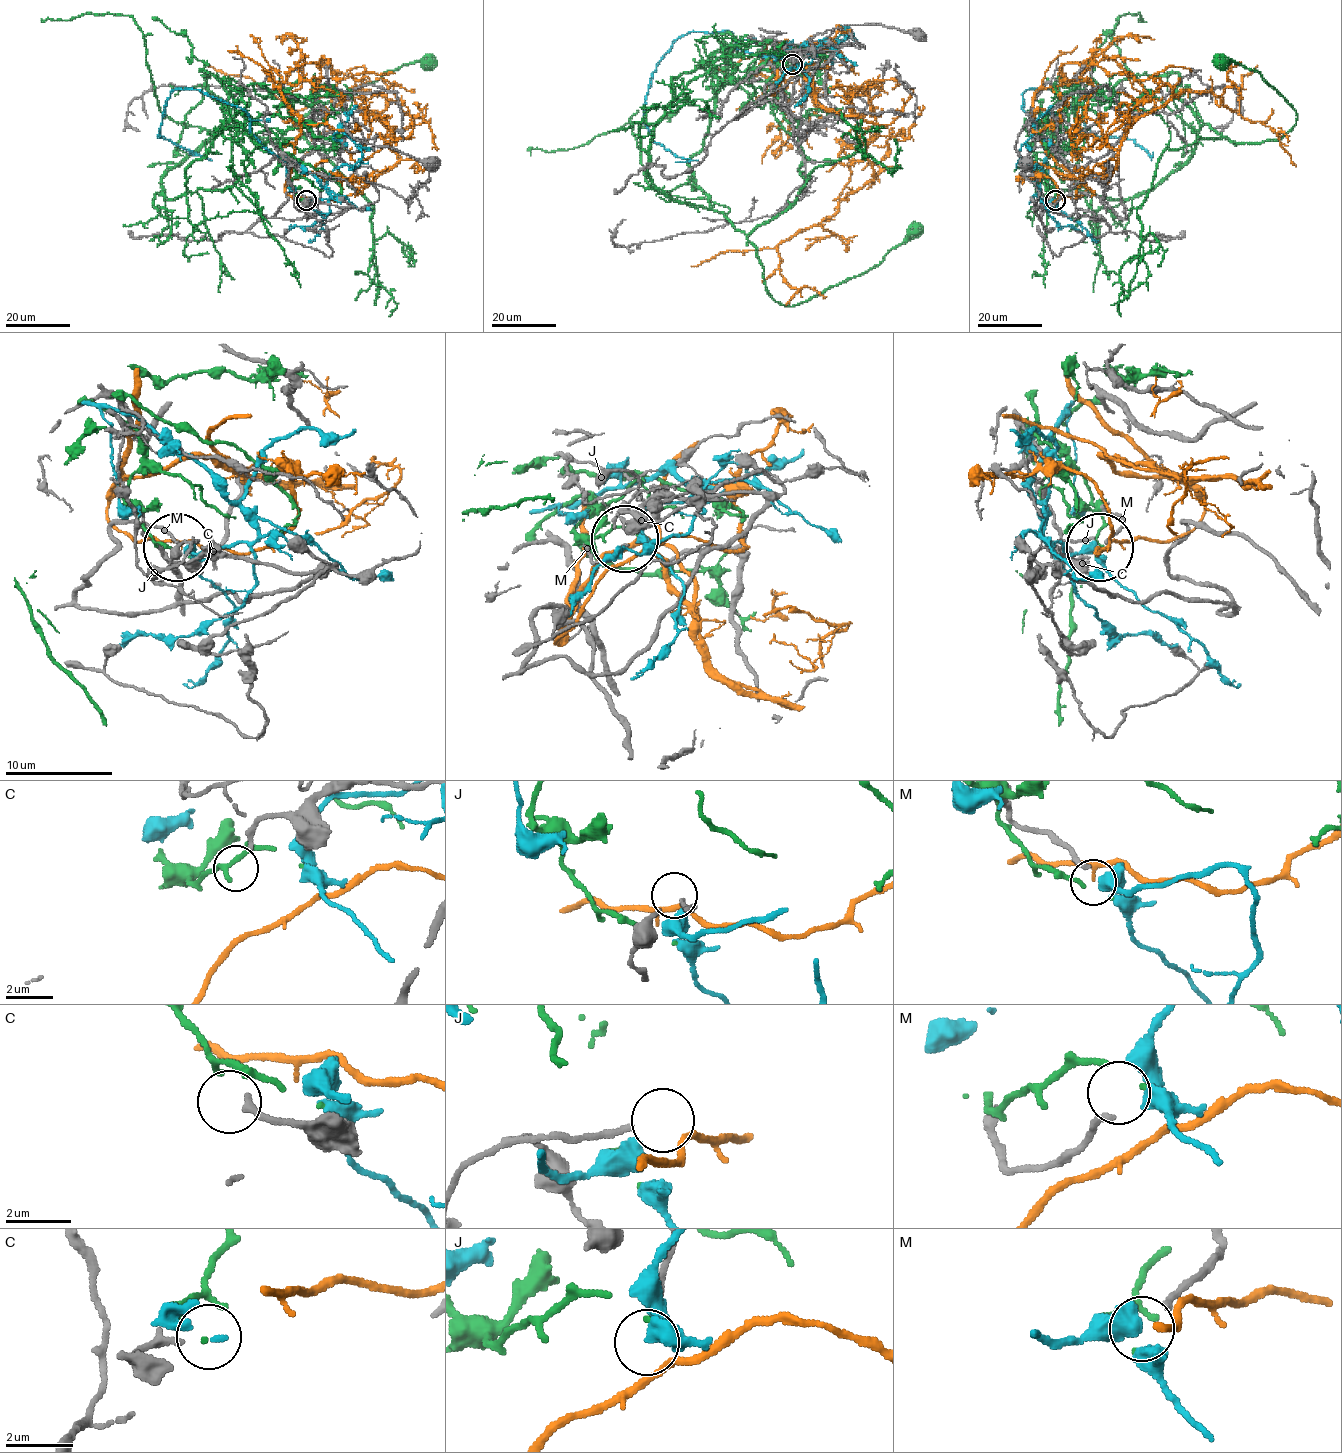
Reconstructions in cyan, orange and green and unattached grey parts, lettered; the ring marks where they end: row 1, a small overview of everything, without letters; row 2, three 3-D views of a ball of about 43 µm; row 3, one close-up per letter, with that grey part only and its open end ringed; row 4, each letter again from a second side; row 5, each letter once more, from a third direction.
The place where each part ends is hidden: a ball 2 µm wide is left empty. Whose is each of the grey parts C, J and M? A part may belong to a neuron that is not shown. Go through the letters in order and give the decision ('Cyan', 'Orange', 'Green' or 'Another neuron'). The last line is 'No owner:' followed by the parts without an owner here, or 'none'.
C: Another neuron
J: Another neuron
M: Cyan
No owner: C, J

